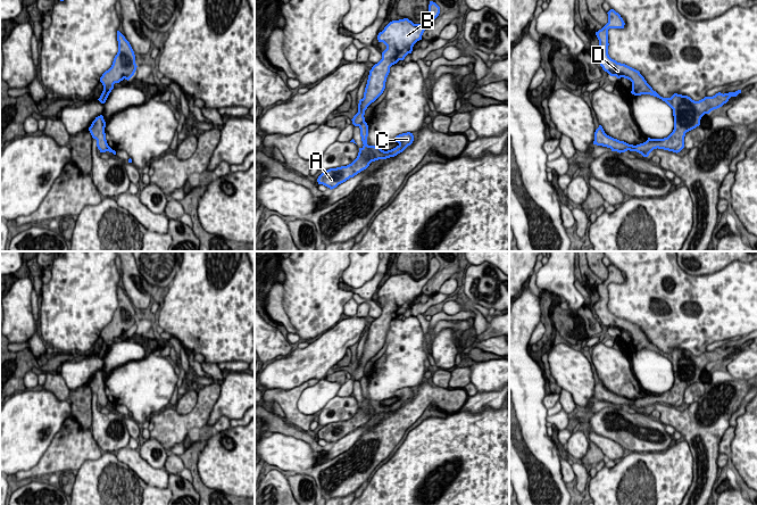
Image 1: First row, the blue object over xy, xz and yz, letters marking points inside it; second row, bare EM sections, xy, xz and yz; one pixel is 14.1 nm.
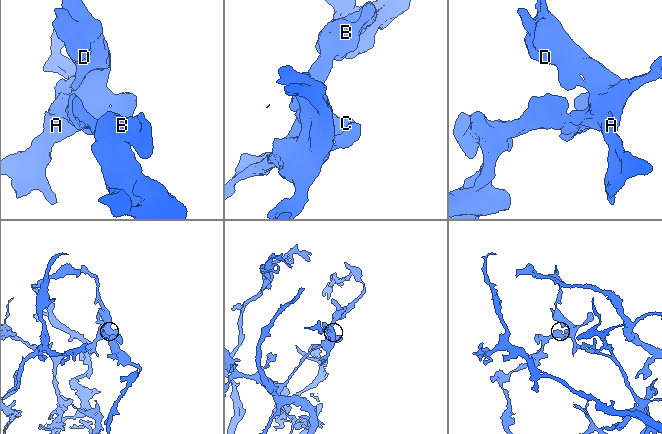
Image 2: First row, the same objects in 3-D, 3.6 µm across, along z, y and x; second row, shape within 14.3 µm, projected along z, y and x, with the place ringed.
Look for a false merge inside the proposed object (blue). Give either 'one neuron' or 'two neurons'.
two neurons

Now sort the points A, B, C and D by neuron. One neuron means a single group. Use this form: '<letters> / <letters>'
A C D / B

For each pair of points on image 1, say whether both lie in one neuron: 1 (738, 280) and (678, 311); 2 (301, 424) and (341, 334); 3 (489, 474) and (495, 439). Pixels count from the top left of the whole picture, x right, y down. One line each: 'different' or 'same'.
1: same
2: different
3: same

